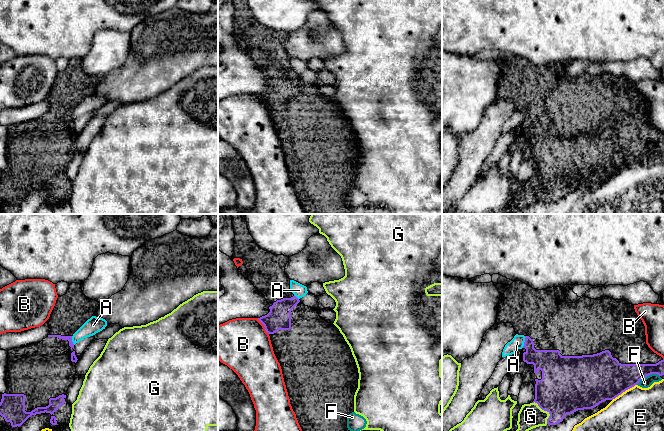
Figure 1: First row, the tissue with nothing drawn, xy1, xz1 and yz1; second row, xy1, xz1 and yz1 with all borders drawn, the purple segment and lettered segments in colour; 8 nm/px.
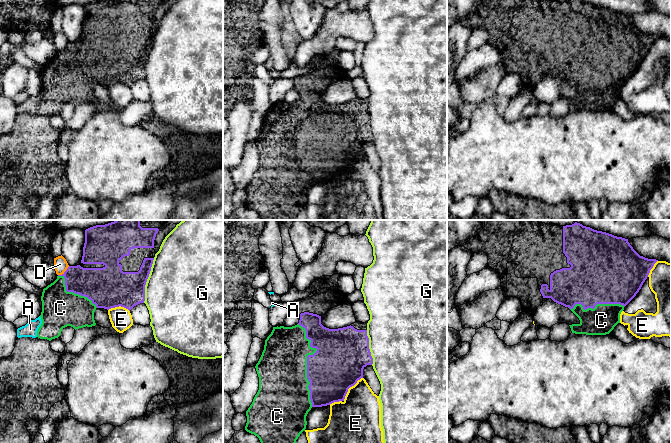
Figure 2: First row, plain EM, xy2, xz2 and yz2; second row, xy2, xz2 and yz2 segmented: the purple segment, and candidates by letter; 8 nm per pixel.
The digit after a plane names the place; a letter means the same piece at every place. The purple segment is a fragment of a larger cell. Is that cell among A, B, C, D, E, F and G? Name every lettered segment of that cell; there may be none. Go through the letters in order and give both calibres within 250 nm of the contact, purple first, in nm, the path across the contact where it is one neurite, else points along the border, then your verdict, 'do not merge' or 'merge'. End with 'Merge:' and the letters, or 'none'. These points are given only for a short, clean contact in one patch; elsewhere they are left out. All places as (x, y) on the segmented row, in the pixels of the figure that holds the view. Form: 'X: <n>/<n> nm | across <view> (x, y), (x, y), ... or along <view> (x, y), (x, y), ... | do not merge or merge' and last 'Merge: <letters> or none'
A: 190/100 nm | along yz1 (525, 336), (522, 347) | do not merge
B: 190/420 nm | do not merge
C: 400/400 nm | merge
D: 260/110 nm | do not merge
E: 400/360 nm | do not merge
F: 240/80 nm | along yz1 (659, 375), (649, 374), (636, 384) | do not merge
G: 300/500 nm | do not merge
Merge: C

